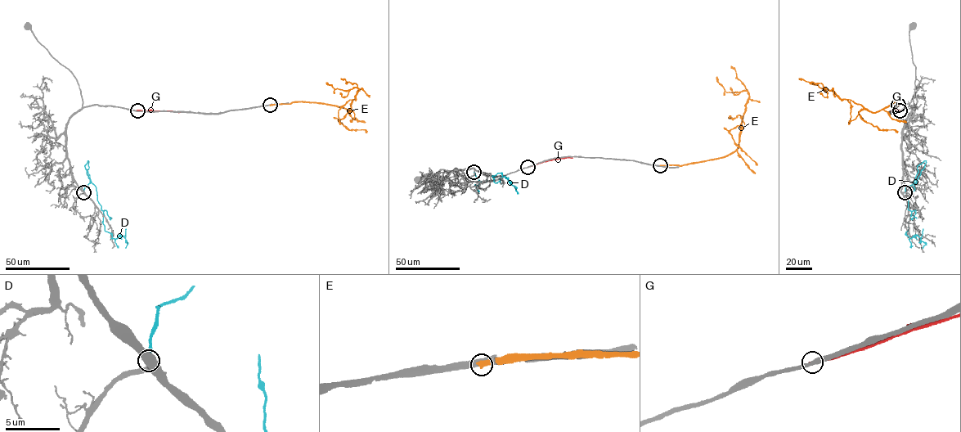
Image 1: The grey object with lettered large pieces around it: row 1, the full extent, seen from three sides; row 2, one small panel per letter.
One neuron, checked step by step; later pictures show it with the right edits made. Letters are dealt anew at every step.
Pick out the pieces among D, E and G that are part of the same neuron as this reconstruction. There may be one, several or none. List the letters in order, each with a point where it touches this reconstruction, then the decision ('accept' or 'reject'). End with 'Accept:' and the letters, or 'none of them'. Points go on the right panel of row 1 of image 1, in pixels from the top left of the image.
D: (904, 192) | reject
E: (898, 105) | reject
G: (900, 110) | reject
Accept: none of them

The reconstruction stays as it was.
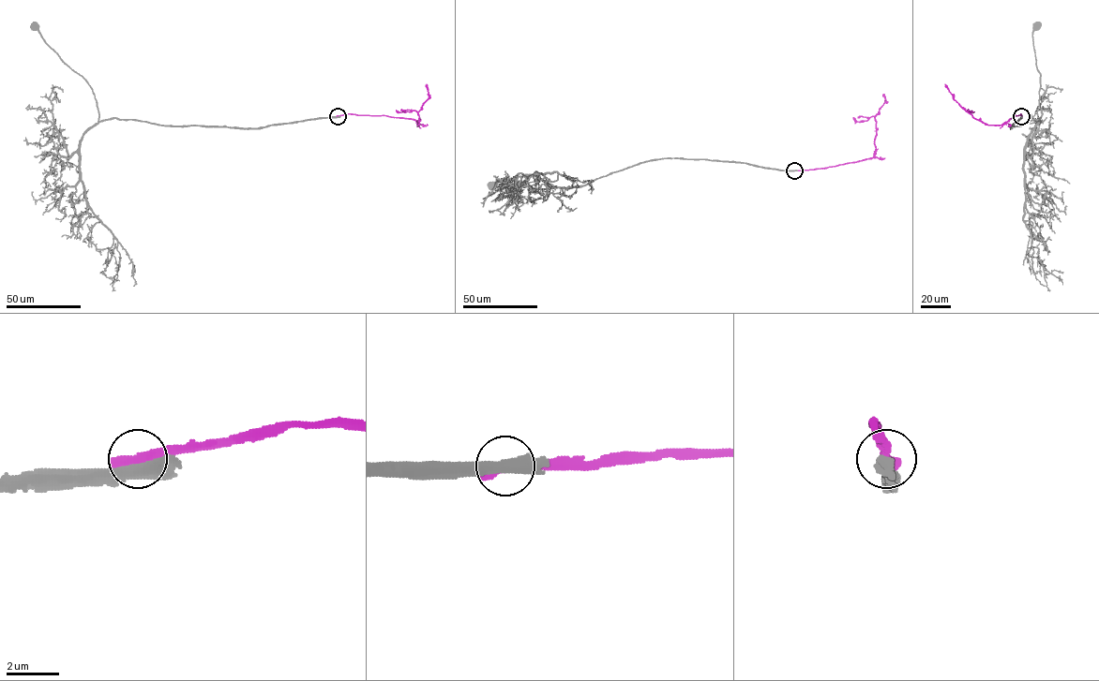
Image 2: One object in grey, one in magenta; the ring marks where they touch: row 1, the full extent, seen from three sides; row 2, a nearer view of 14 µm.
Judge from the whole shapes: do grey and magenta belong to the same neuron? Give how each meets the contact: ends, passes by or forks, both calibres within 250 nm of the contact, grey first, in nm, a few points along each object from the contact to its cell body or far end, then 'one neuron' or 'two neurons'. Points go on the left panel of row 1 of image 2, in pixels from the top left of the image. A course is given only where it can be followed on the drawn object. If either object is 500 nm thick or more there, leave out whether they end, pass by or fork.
480/550 nm | grey via (338, 116), (254, 128), (163, 125), (114, 118), (99, 121), (92, 88), (67, 65), (35, 26) | magenta via (338, 116), (386, 115), (414, 119), (418, 125), (418, 112), (429, 97), (427, 84) | two neurons

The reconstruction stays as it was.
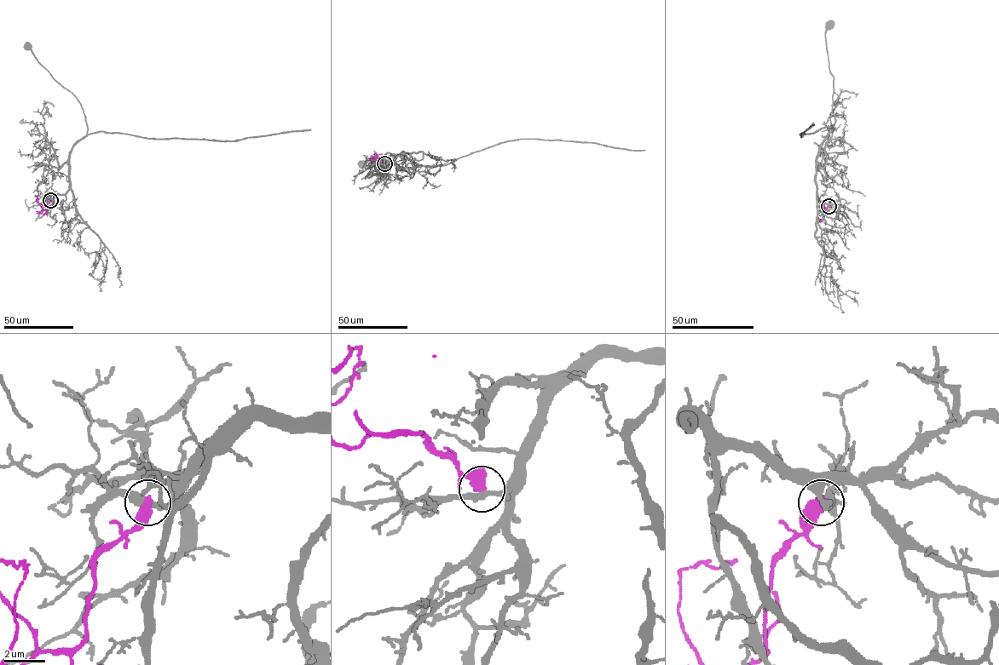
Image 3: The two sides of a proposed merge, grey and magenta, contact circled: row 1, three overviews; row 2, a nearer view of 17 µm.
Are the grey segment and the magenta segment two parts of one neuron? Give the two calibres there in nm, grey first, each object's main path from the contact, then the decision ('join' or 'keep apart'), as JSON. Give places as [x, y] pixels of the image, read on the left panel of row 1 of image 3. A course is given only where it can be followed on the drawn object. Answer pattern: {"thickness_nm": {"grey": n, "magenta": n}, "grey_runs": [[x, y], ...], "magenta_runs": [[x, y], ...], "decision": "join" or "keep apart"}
{"thickness_nm": {"grey": 240, "magenta": 550}, "grey_runs": [[50, 200], [68, 188], [70, 151], [85, 135], [87, 125], [77, 98], [57, 83], [27, 46]], "magenta_runs": [[50, 200], [43, 210], [35, 196]], "decision": "keep apart"}

